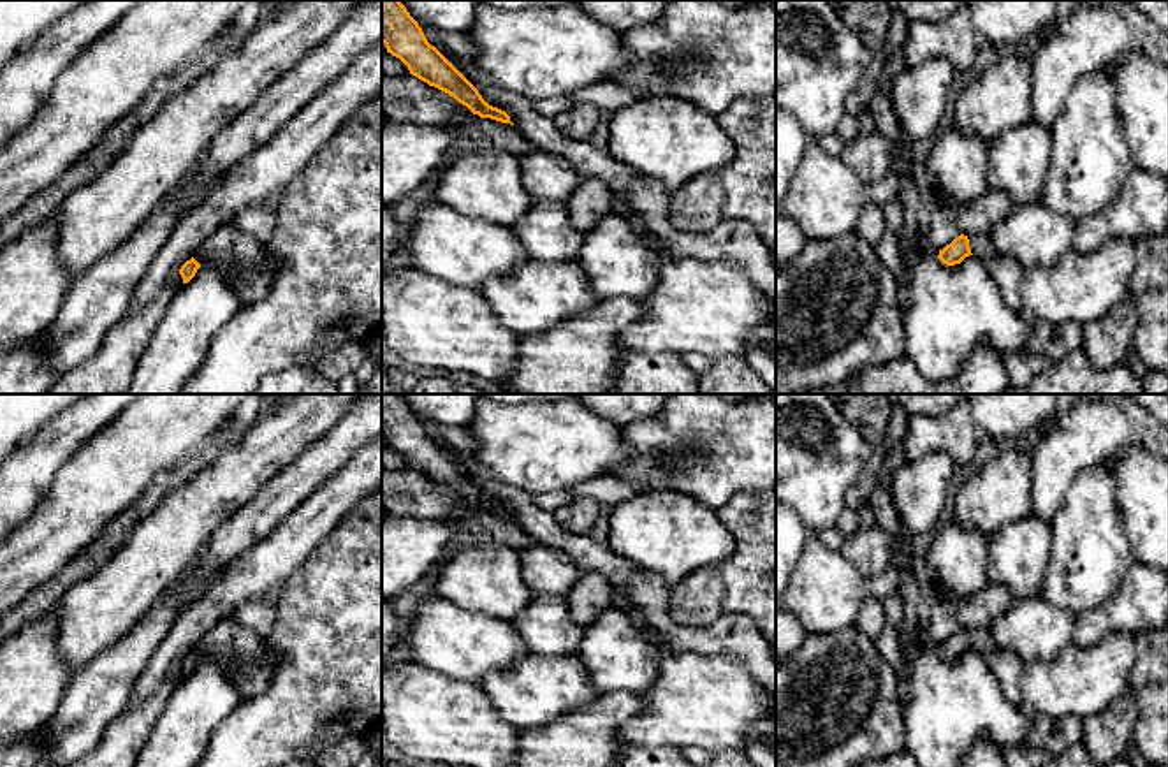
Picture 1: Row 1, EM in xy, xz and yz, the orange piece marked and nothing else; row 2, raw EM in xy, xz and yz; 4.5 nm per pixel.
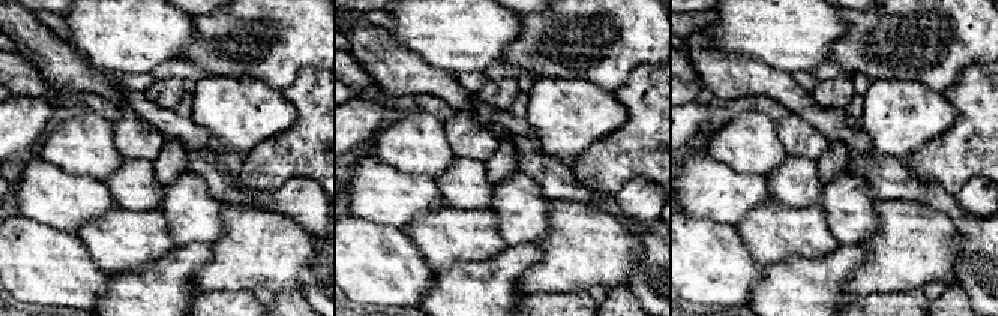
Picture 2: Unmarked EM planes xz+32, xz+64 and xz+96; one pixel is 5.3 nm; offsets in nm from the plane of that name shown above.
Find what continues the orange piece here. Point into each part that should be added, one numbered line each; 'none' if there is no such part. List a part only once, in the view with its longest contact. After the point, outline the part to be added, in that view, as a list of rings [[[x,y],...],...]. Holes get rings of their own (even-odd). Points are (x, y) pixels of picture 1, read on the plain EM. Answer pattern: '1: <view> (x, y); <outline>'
1: yz (1007, 667); [[[990,628],[973,630],[971,647],[983,658],[1001,686],[1004,698],[1022,709],[1020,674],[1022,660],[1017,653],[997,646]]]

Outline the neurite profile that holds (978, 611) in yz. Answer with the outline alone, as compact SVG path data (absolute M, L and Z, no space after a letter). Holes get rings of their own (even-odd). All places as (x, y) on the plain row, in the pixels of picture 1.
M987 581L980 593L959 602L957 621L967 632L990 628L1010 605L1010 591L999 582Z

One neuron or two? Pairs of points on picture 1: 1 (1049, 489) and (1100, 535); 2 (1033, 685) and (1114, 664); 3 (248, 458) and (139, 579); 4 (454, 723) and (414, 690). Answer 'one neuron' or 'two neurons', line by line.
1: two neurons
2: one neuron
3: one neuron
4: one neuron

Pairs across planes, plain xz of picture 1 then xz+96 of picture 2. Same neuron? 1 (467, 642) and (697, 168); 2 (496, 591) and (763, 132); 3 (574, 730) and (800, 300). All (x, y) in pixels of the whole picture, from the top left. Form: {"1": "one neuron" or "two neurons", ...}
{"1": "one neuron", "2": "one neuron", "3": "one neuron"}

